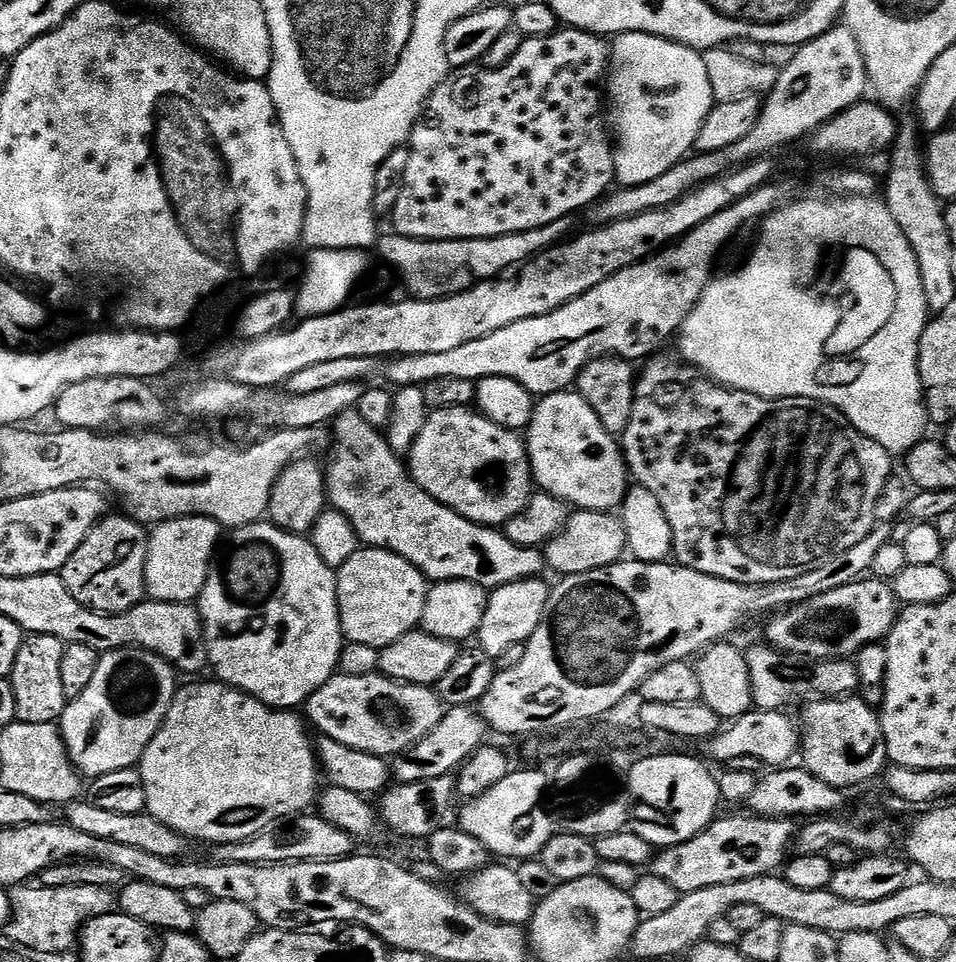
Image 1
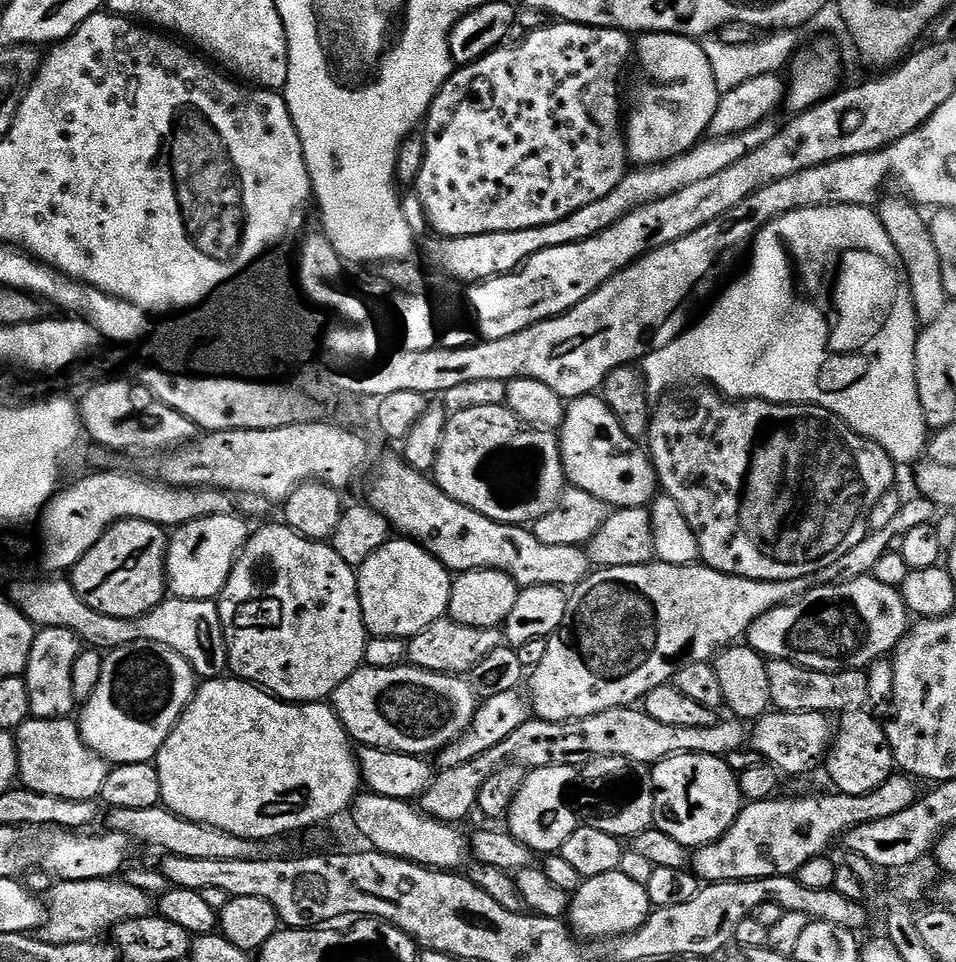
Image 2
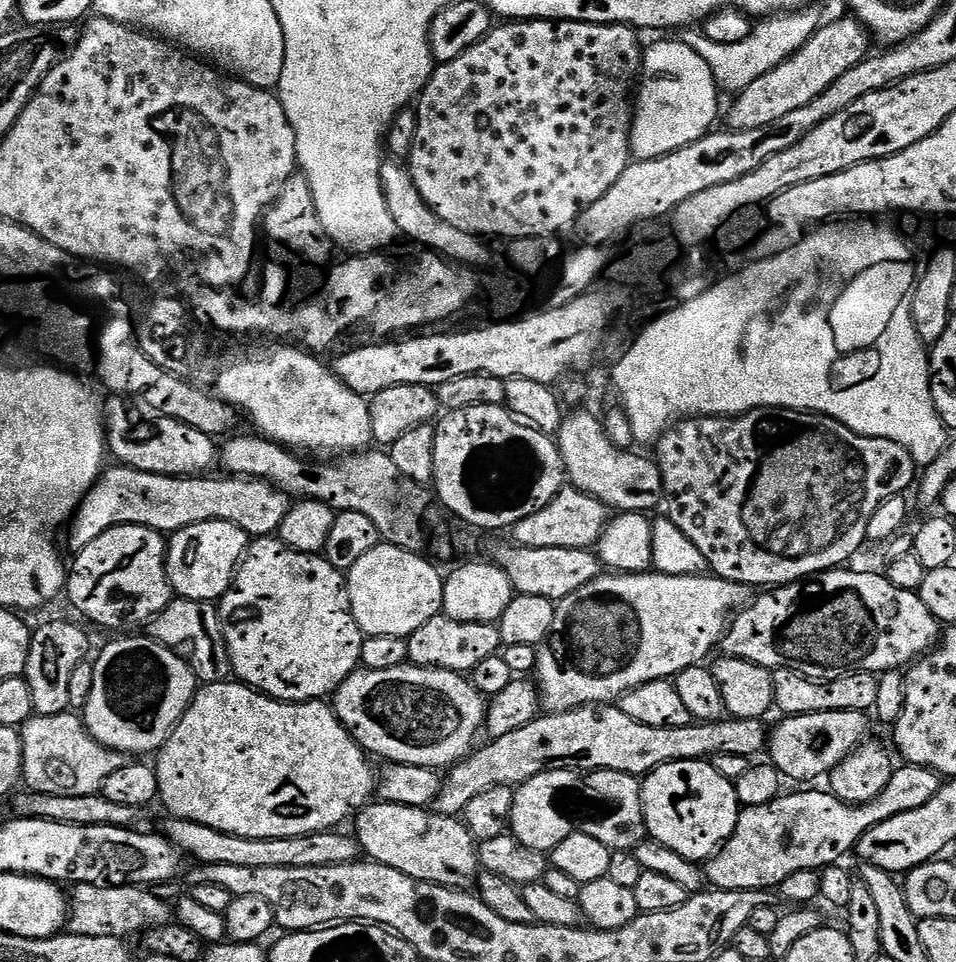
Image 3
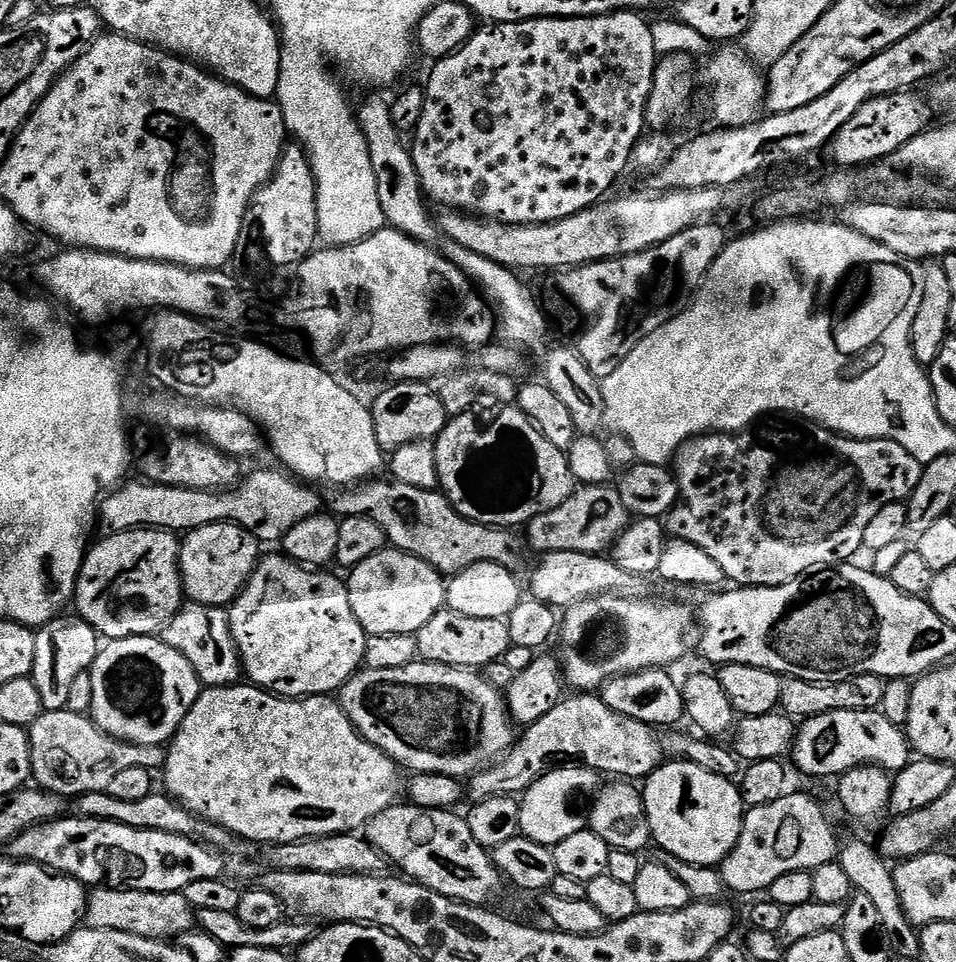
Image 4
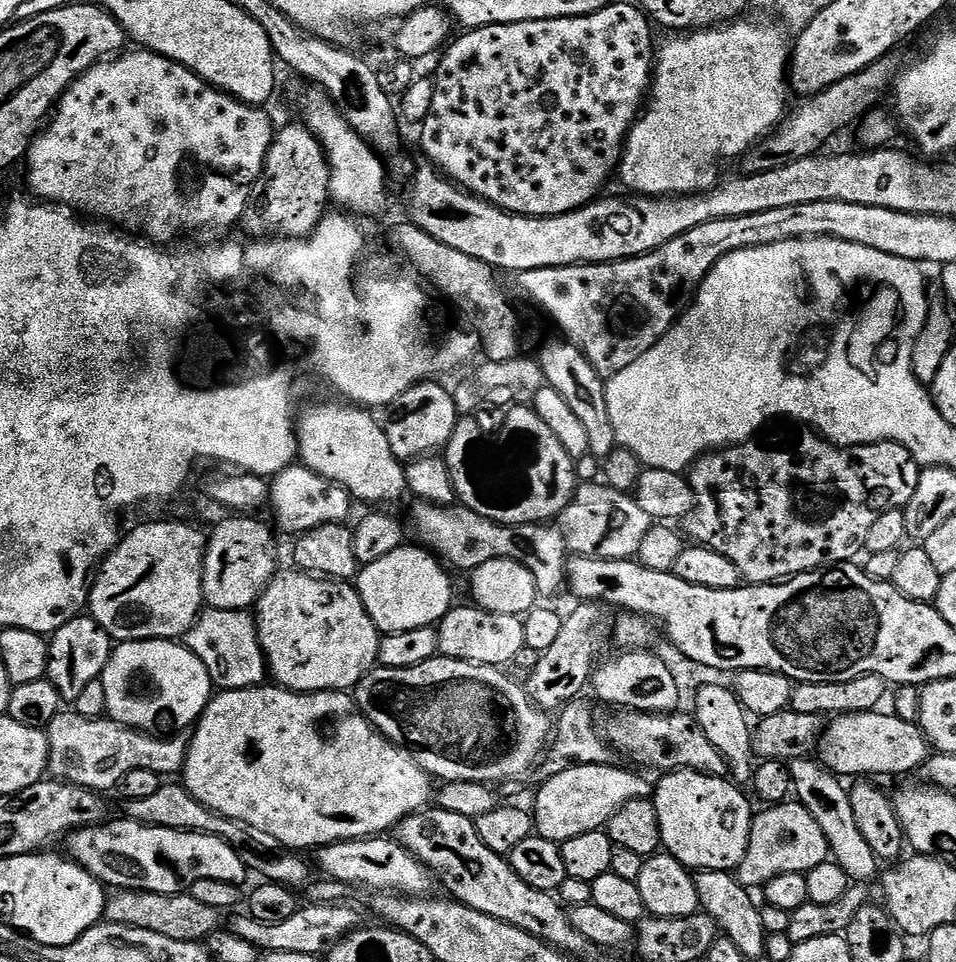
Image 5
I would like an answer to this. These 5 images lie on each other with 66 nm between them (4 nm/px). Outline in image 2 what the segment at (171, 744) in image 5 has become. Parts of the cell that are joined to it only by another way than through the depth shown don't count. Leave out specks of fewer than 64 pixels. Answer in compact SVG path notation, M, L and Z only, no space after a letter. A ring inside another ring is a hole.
M29 718L24 721L24 725L16 729L14 739L18 780L23 787L38 794L54 794L54 798L95 801L99 797L110 765L86 746L79 727L71 719Z

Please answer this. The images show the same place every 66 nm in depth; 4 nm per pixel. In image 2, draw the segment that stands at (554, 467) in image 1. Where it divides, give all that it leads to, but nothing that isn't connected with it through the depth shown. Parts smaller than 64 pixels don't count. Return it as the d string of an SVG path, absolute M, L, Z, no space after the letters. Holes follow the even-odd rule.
M592 394L571 401L558 429L560 452L564 455L564 472L572 479L569 480L571 487L581 488L605 506L613 504L611 507L616 510L651 505L658 492L658 481L651 463L643 455L631 456L628 452L619 452L600 433L596 416L592 413L599 408L602 408L601 401Z

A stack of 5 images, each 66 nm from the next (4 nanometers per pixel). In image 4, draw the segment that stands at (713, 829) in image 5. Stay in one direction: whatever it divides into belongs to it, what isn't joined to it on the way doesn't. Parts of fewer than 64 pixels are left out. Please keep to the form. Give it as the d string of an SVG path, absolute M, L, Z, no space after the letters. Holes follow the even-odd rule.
M676 758L676 761L674 761L673 764L671 764L671 762L665 762L646 777L642 784L642 793L644 799L644 816L648 820L651 839L654 841L655 846L657 844L657 846L661 848L661 853L678 858L682 862L690 862L691 864L697 864L698 866L706 866L707 868L710 868L723 864L724 859L726 859L726 857L730 854L730 850L734 850L734 846L742 834L746 805L744 802L744 797L740 795L739 787L737 787L737 785L733 783L729 777L719 776L710 770L706 770L702 766L690 763L686 759Z

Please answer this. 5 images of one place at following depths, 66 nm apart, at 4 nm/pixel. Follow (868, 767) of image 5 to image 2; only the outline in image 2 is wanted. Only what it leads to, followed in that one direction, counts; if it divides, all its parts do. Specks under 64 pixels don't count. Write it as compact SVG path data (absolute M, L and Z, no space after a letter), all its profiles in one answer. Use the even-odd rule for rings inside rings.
M769 710L750 728L750 748L761 761L775 768L777 773L800 776L828 755L834 739L834 724L823 712L782 712Z

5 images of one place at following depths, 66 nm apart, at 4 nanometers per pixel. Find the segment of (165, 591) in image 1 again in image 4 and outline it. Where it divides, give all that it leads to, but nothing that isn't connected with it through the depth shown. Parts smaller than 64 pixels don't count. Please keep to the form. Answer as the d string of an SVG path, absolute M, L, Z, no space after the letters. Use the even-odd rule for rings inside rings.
M211 524L187 533L180 547L180 576L184 579L185 597L193 604L205 604L215 608L231 605L232 601L244 591L252 571L260 563L262 559L260 548L262 548L261 541L236 524Z

